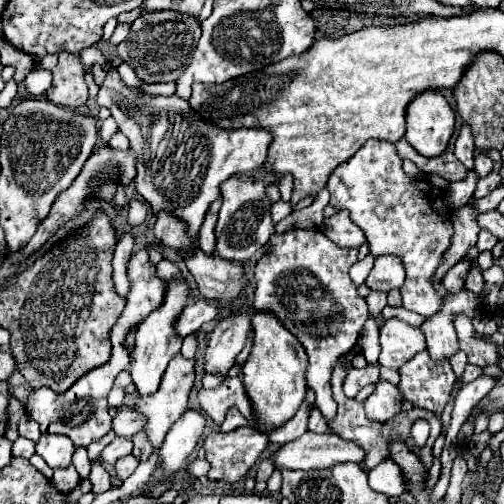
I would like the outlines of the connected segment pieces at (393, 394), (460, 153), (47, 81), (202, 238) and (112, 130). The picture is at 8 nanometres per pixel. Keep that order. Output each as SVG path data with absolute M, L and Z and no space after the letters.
M379 380L373 394L365 400L367 418L377 420L377 422L391 420L393 416L397 416L401 412L403 400L405 398L401 396L399 386L393 386L387 380Z
M465 126L461 128L461 134L455 142L455 156L459 158L461 164L465 164L469 170L473 168L473 150L475 150L475 144L471 140L471 130L467 130Z
M38 70L30 72L25 80L27 90L33 96L44 95L52 84L52 73L49 70Z
M221 198L211 202L211 206L205 214L203 226L199 230L199 246L203 248L203 252L215 252L215 224L217 224L219 208L221 208Z
M112 116L105 119L100 127L99 137L105 143L107 143L111 137L117 132L118 126Z

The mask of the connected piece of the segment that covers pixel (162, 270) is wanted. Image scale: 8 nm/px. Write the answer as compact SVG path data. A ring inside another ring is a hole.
M167 258L157 264L157 272L159 272L159 276L165 278L165 280L179 280L179 278L183 276L181 270L179 270L171 260L167 260Z

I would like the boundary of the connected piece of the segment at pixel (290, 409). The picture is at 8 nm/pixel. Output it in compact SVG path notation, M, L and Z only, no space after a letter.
M255 312L251 324L253 348L247 362L243 364L243 386L255 414L255 428L267 434L291 420L303 404L307 394L307 354L303 352L299 340L295 340L295 336L291 336L291 332L287 332L287 328L275 320L275 316L267 316L267 312Z

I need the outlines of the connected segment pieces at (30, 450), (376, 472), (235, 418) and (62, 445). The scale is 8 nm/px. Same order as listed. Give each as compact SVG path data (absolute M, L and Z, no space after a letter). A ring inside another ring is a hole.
M19 436L15 442L13 442L13 456L17 458L31 458L35 454L35 442Z
M383 460L369 470L369 486L385 496L403 494L403 480L399 480L399 468L395 468L393 460Z
M229 408L227 410L227 416L225 416L225 422L221 424L221 432L231 432L235 428L241 428L241 426L247 426L247 418L237 410L237 408Z
M41 434L37 442L37 454L51 466L51 468L67 468L71 464L71 456L75 452L75 446L67 436L55 436L55 434Z

